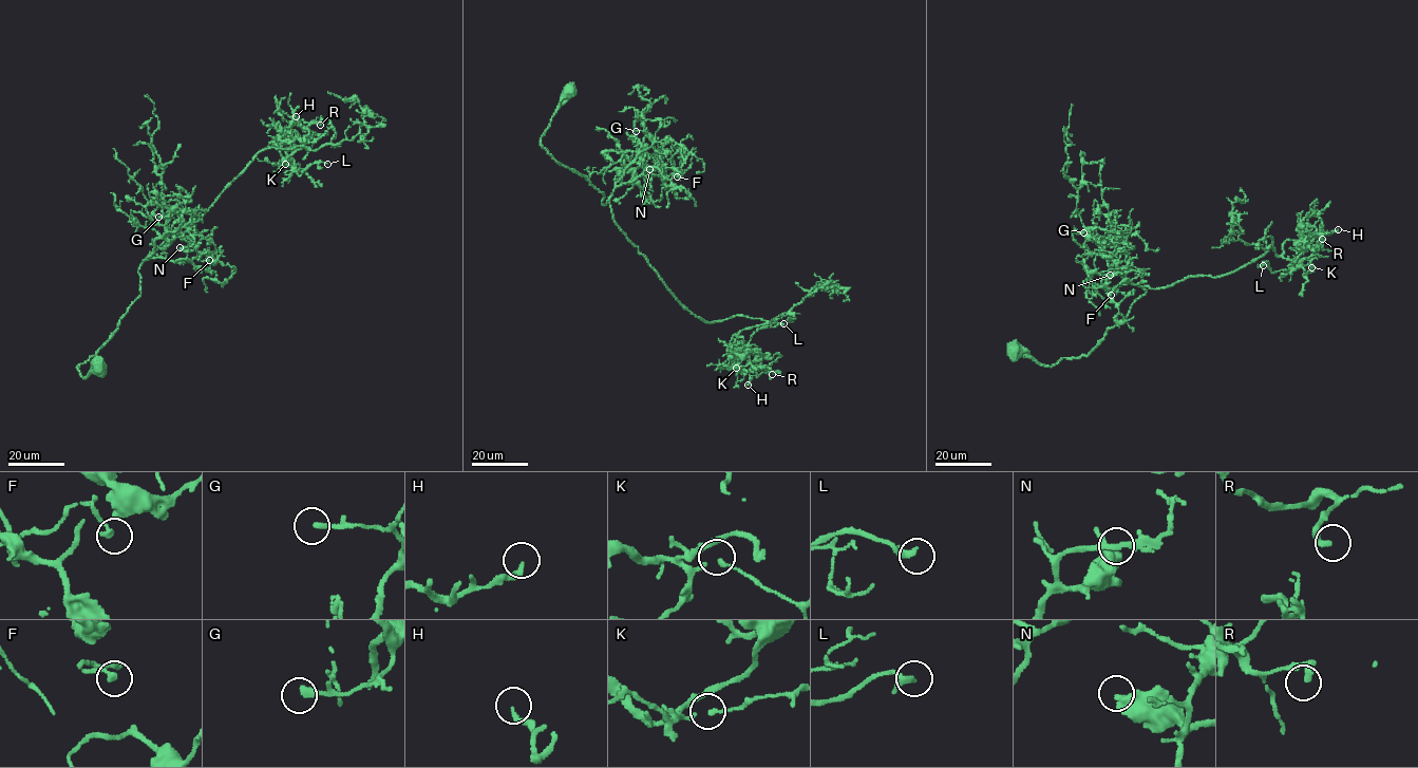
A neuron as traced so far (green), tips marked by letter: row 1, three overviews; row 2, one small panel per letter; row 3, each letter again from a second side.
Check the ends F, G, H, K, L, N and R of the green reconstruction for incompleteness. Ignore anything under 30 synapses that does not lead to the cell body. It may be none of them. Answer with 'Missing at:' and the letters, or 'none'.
Missing at: none

